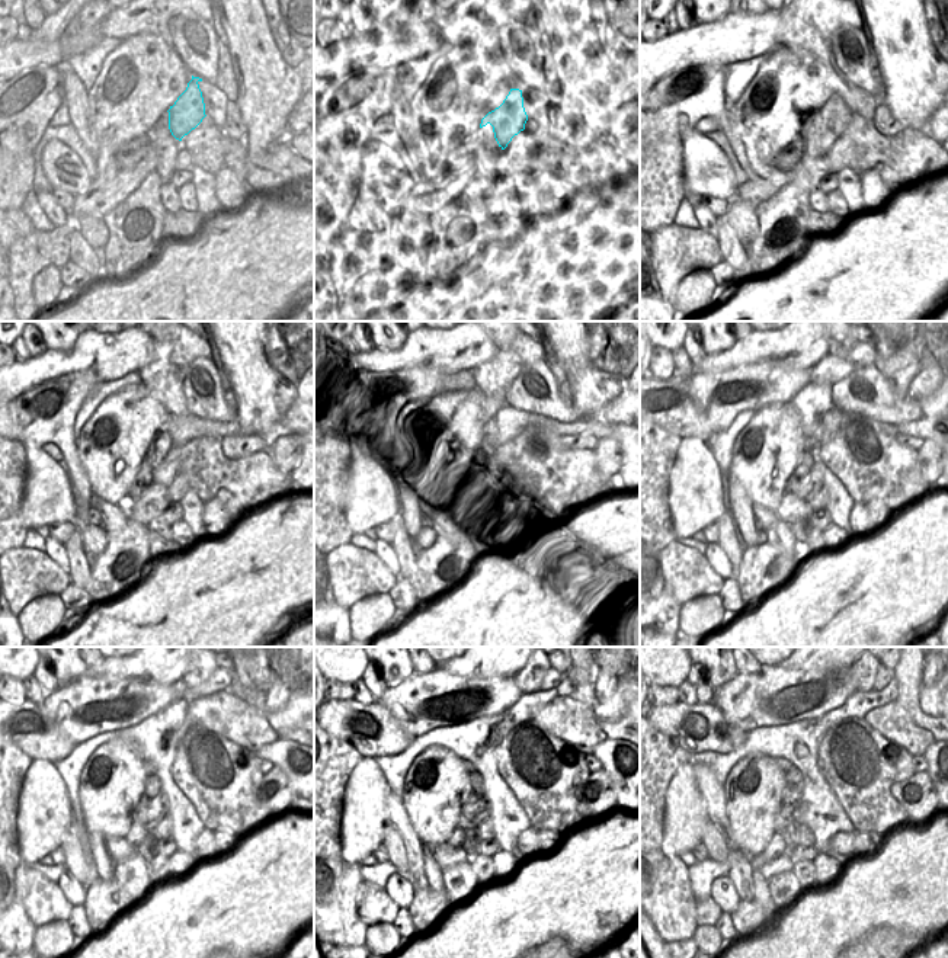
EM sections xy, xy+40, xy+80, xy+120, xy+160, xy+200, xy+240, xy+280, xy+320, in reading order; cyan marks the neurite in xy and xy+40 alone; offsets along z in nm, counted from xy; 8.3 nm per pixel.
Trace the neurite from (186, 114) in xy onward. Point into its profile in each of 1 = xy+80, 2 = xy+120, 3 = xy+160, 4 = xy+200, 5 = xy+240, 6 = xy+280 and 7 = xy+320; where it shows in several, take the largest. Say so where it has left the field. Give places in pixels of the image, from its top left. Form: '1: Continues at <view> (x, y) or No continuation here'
1: Continues at xy+80 (820, 130)
2: Continues at xy+120 (166, 457)
3: Continues at xy+160 (492, 474)
4: Continues at xy+200 (813, 481)
5: Continues at xy+240 (157, 810)
6: Continues at xy+280 (471, 816)
7: Continues at xy+320 (784, 823)

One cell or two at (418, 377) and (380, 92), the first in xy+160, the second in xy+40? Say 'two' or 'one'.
one

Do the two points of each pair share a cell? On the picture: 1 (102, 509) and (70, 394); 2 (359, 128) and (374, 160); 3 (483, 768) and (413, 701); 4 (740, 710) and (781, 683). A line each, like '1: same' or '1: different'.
1: different
2: different
3: different
4: same

